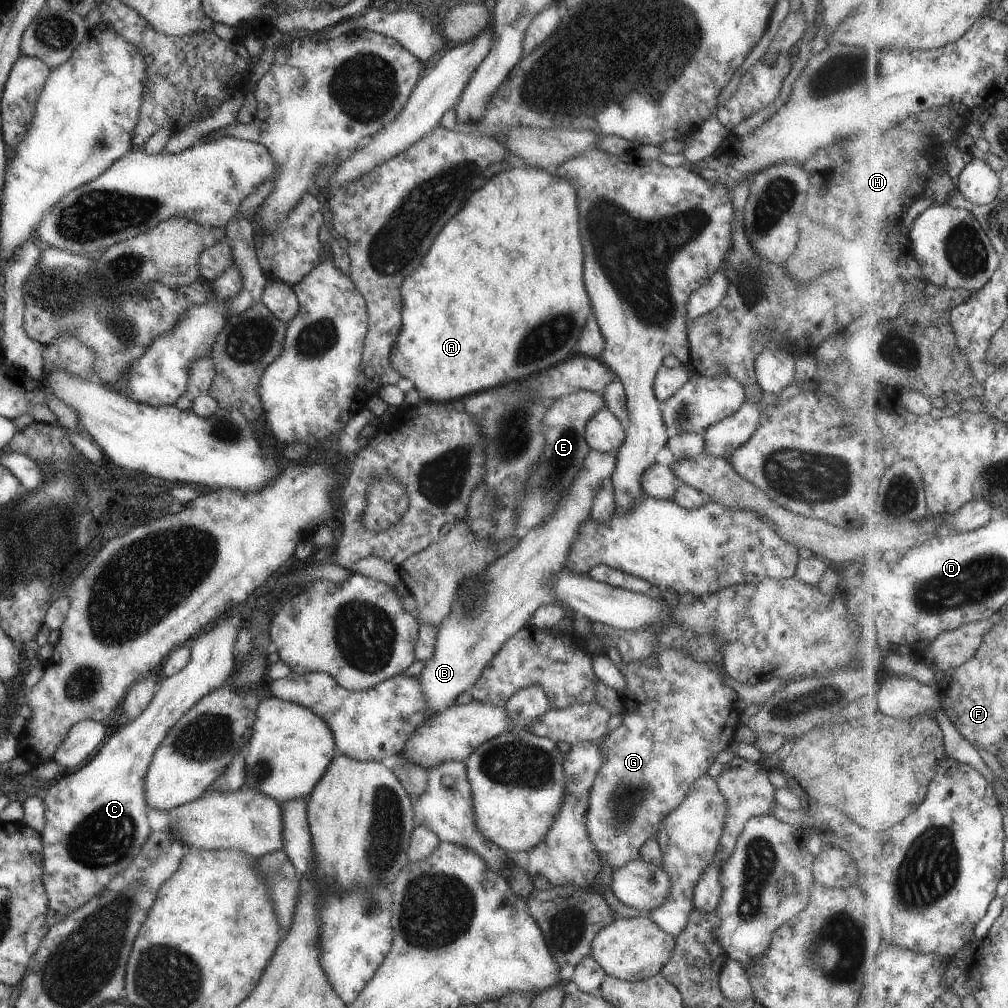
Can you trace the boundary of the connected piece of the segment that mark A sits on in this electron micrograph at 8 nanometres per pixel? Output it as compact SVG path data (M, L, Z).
M509 162L509 170L503 170L491 176L479 190L471 194L471 198L463 204L463 208L439 230L427 254L423 256L419 268L411 272L400 285L400 328L393 347L389 352L389 366L401 377L413 382L414 389L423 399L432 402L454 402L462 400L469 394L495 390L498 387L511 384L511 380L527 378L535 372L561 362L563 358L573 355L573 344L579 338L587 318L592 315L591 304L583 286L583 254L579 244L579 212L577 212L577 190L573 184L545 169L527 166L524 163Z

